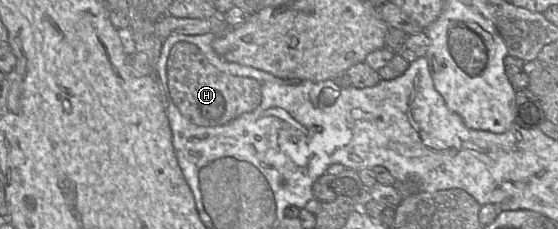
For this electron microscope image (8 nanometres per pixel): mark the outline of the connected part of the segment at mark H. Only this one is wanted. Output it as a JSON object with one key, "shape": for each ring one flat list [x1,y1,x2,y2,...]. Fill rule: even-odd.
{"shape":[[175,43,169,53,166,70,168,90,174,104,185,118,198,126,224,125,253,111,261,102,260,82,218,70,193,43]]}

